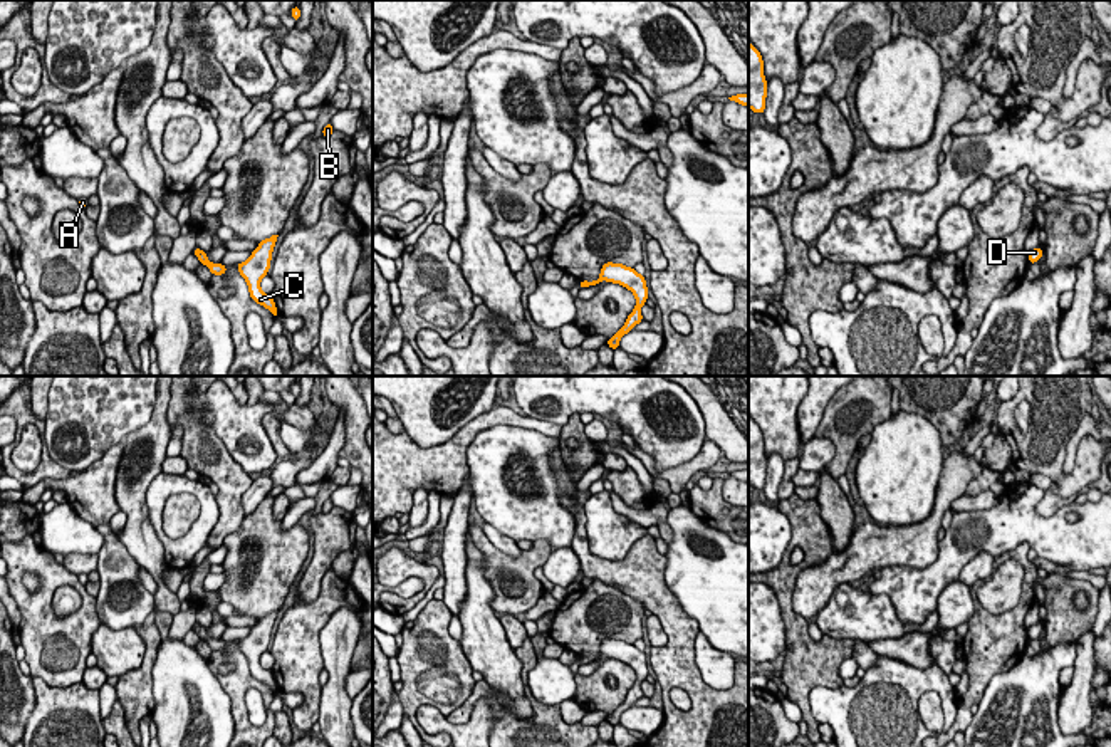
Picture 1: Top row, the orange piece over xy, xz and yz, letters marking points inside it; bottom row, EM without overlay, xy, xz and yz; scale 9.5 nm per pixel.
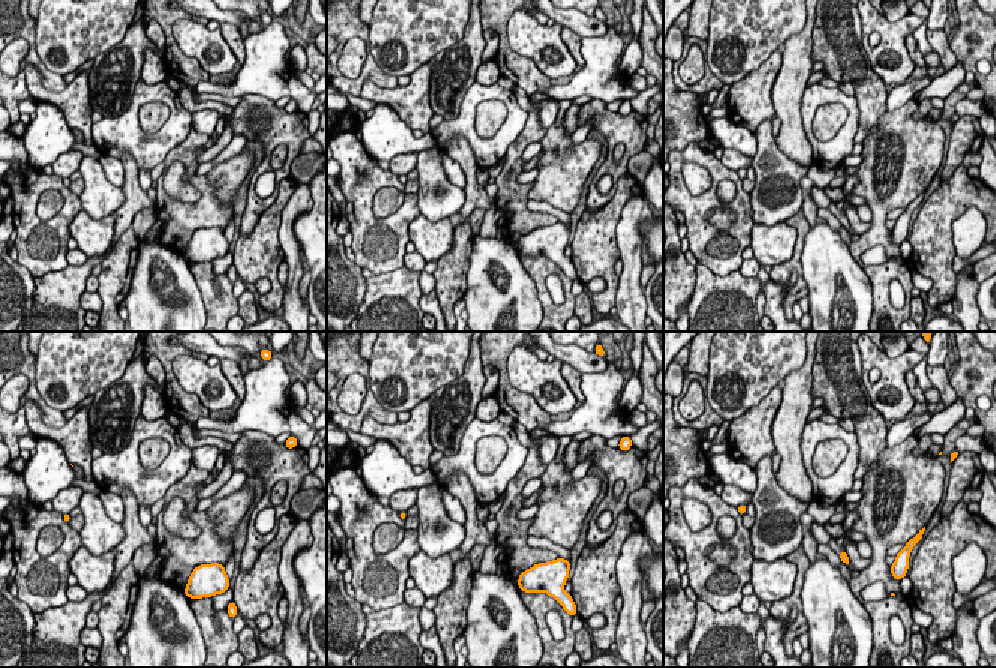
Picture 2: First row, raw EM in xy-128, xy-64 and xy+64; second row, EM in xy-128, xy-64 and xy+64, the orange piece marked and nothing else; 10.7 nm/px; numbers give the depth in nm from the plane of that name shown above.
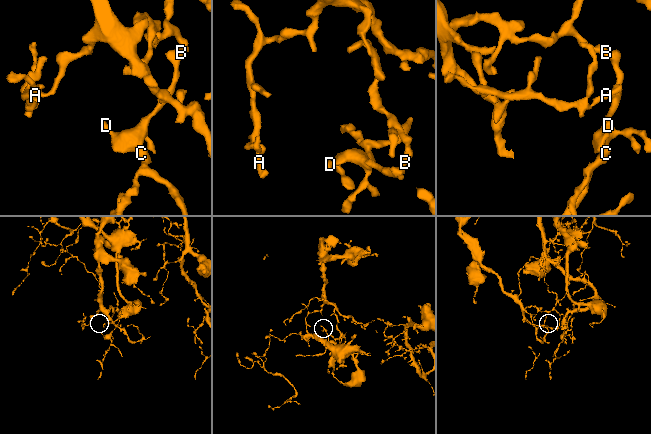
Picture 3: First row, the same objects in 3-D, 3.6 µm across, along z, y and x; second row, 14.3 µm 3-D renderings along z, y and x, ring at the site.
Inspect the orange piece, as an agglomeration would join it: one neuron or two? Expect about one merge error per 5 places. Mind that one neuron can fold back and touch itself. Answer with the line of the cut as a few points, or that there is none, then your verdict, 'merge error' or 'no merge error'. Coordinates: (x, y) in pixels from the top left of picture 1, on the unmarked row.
cut none; no merge error

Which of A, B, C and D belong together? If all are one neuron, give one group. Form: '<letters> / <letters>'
A B C D

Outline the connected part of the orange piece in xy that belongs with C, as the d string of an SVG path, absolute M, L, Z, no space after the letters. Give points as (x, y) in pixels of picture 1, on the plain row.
M272 611L270 614L260 616L250 635L237 640L240 651L248 660L252 676L269 685L274 692L277 692L275 678L270 670L260 665L260 656L269 650L277 613L279 611Z

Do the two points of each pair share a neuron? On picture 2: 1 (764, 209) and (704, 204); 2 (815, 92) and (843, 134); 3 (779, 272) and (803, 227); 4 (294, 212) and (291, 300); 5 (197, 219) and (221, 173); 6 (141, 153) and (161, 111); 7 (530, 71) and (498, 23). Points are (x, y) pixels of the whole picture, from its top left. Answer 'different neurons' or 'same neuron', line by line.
1: different neurons
2: same neuron
3: same neuron
4: same neuron
5: different neurons
6: different neurons
7: same neuron

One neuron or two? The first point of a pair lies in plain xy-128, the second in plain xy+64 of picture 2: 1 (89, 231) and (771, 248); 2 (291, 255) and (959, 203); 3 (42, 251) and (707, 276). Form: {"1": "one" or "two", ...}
{"1": "one", "2": "two", "3": "two"}

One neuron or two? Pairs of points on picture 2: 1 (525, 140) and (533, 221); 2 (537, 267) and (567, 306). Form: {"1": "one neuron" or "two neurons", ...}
{"1": "one neuron", "2": "one neuron"}

